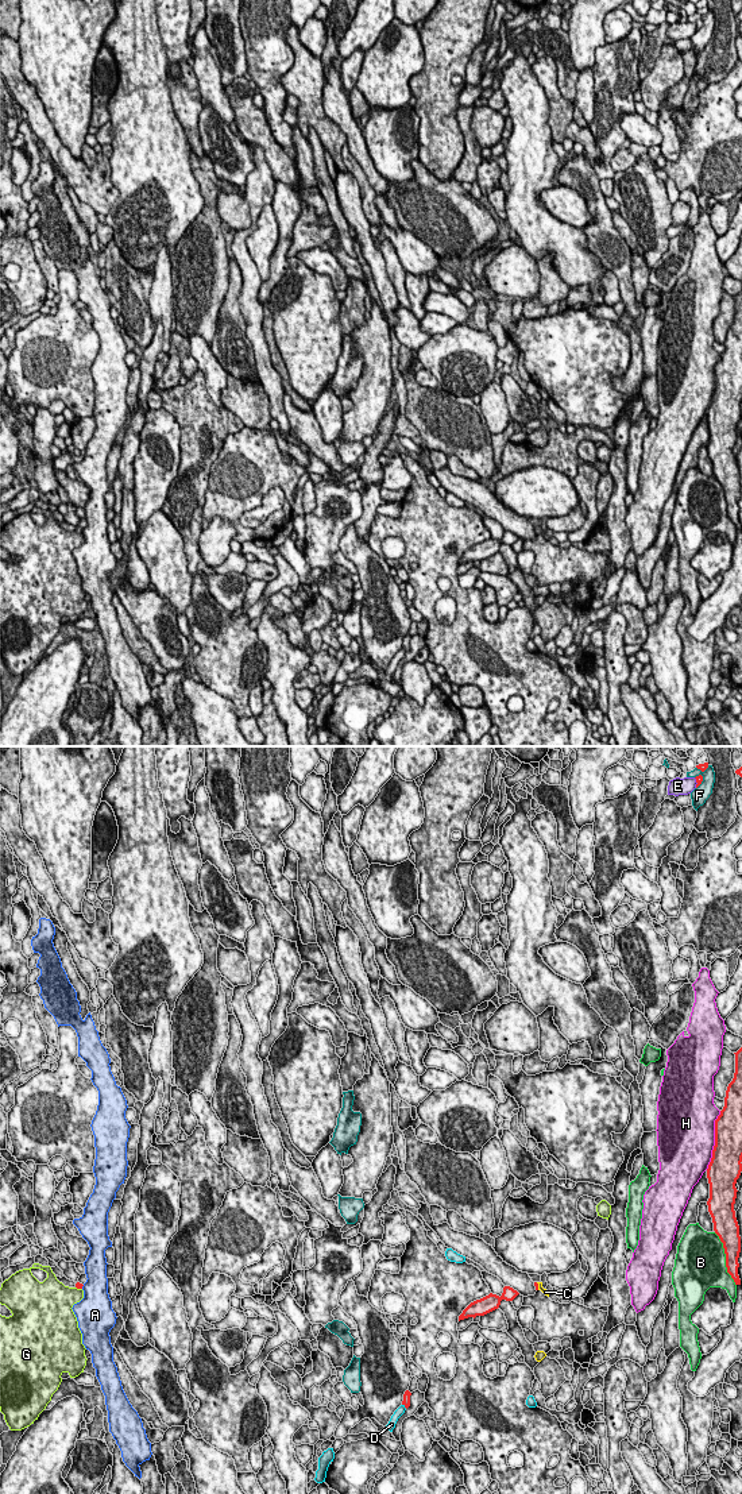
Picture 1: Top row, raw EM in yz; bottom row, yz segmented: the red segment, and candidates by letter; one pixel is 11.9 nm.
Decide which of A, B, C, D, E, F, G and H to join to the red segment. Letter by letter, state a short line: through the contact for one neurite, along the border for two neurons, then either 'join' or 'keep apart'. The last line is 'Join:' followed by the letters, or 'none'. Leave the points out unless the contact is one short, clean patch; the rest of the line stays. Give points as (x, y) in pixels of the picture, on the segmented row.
A: keep apart
B: keep apart
C: line yz (536, 1284), (537, 1286), (545, 1292); join
D: keep apart
E: keep apart
F: keep apart
G: keep apart
H: keep apart
Join: C

